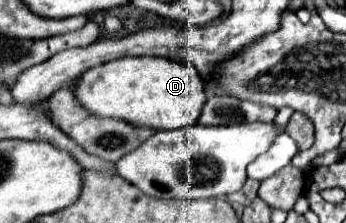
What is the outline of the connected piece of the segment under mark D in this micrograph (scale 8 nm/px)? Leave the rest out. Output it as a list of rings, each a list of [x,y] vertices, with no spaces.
[[[126,56],[116,62],[94,66],[82,74],[74,94],[78,102],[94,116],[120,118],[136,126],[150,126],[158,130],[196,124],[206,102],[204,82],[198,78],[194,64],[150,56]]]

